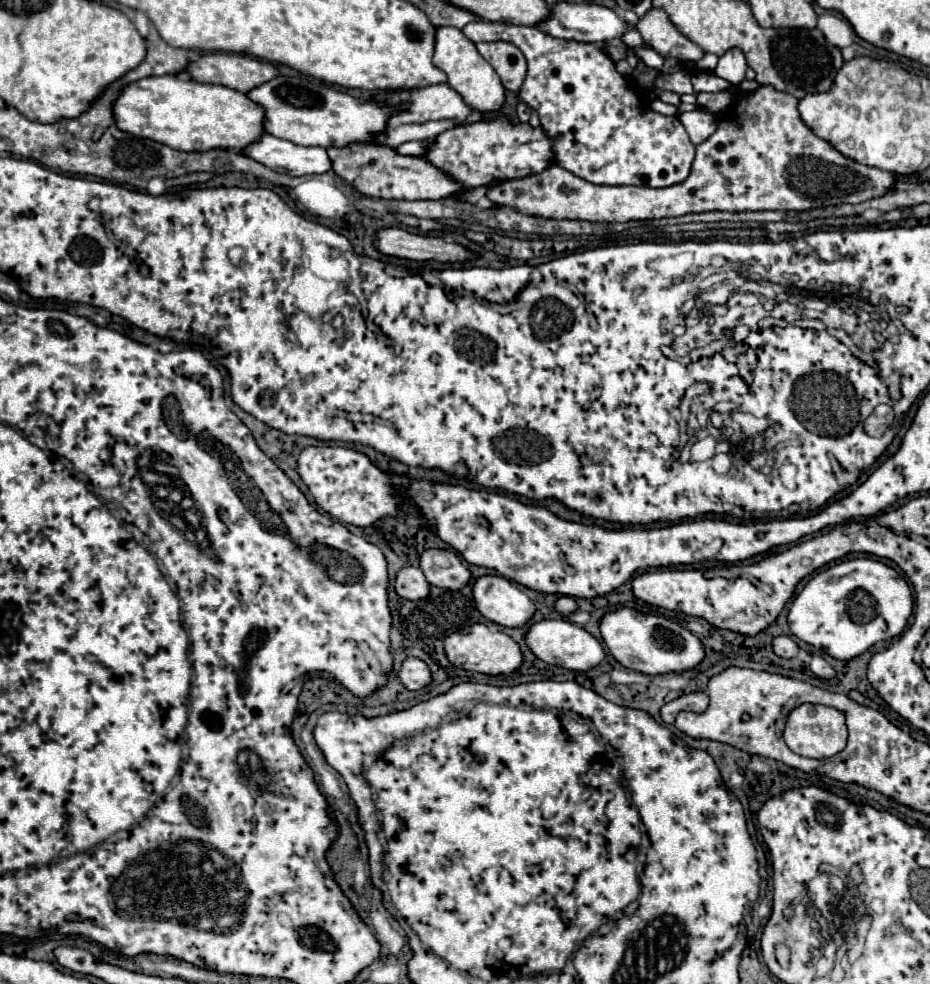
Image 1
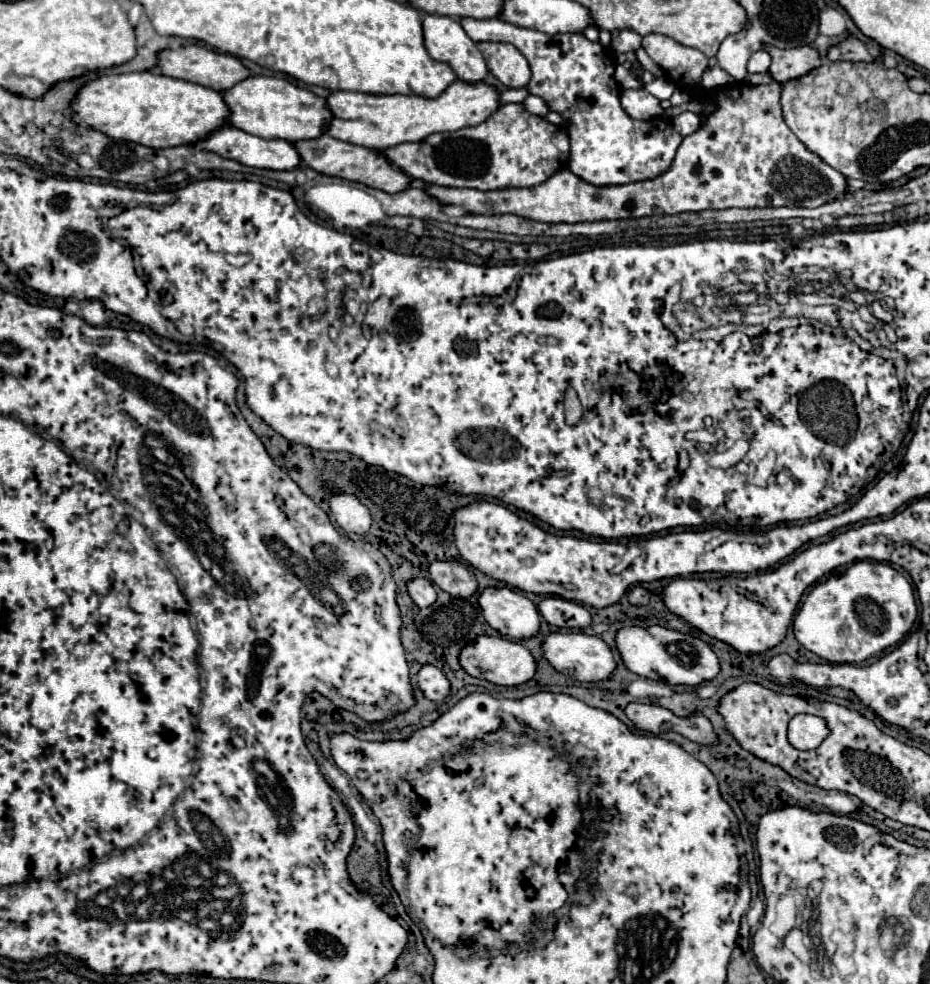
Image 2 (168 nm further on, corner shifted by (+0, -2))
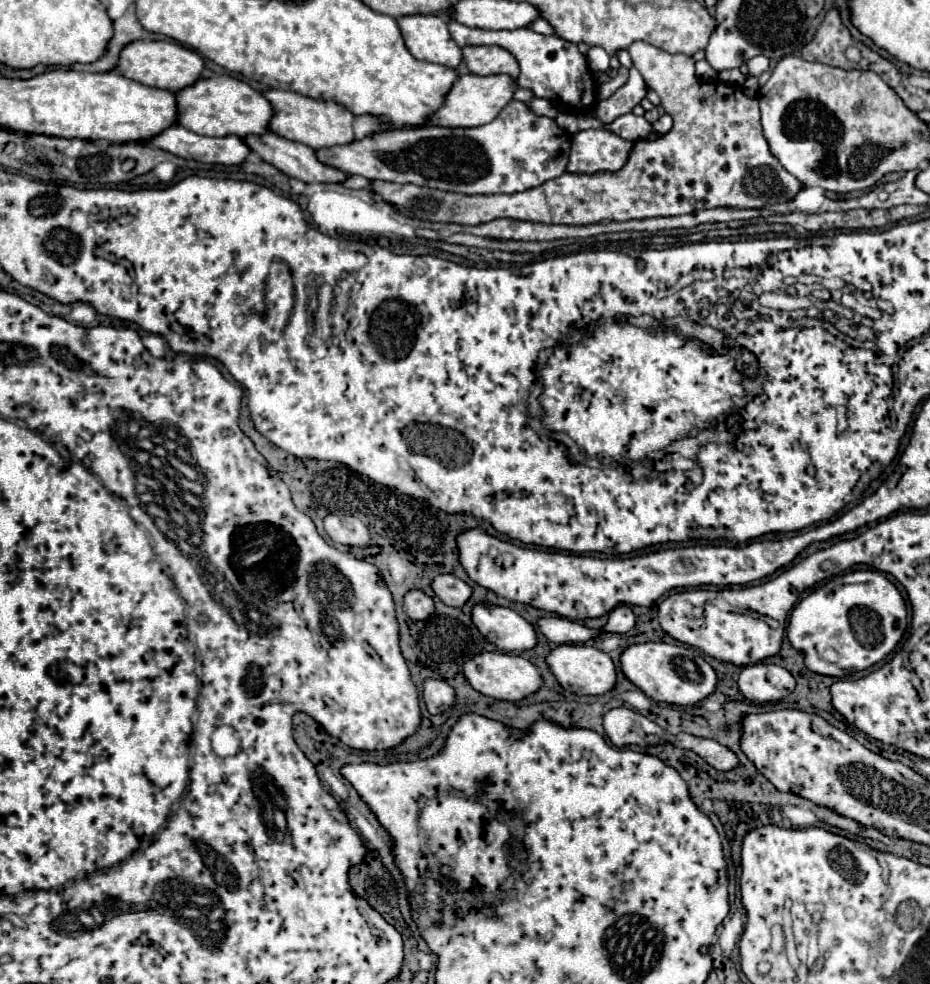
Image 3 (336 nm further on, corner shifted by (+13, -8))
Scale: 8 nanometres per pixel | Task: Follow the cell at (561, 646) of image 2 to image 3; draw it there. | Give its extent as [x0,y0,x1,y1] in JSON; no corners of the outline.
[546,643,616,695]

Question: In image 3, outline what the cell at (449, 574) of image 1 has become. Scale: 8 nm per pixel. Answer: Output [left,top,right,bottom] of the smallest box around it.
[432,575,472,607]

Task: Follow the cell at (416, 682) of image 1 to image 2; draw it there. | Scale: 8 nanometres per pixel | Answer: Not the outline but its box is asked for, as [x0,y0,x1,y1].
[417,665,449,701]

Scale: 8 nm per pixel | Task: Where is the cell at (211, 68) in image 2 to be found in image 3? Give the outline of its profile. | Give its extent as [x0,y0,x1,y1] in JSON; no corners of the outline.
[118,41,206,91]

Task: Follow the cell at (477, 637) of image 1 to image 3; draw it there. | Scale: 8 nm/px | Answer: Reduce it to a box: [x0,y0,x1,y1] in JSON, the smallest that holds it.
[462,653,542,701]

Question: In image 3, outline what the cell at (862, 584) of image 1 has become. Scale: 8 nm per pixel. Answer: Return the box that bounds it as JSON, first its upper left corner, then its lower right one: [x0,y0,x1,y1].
[786,569,908,677]

